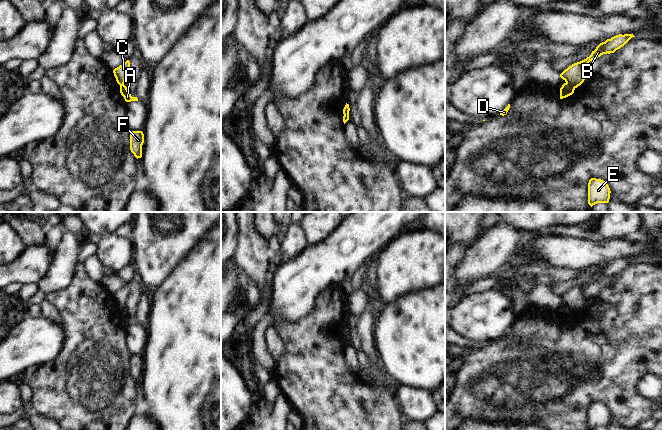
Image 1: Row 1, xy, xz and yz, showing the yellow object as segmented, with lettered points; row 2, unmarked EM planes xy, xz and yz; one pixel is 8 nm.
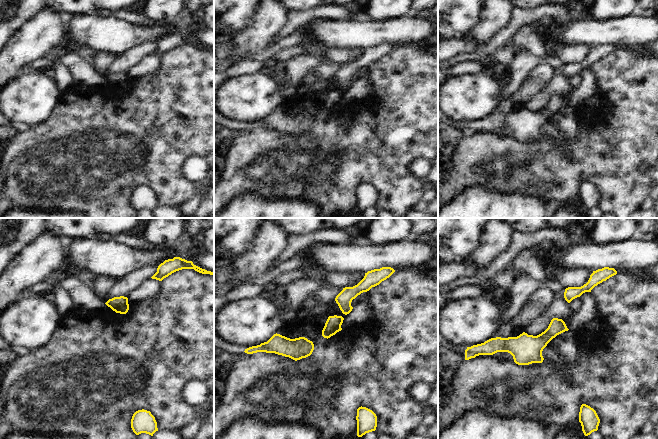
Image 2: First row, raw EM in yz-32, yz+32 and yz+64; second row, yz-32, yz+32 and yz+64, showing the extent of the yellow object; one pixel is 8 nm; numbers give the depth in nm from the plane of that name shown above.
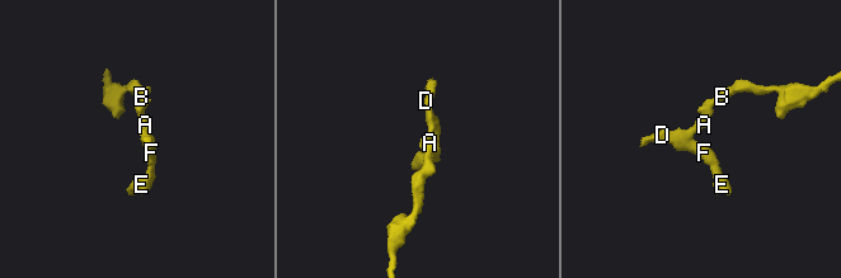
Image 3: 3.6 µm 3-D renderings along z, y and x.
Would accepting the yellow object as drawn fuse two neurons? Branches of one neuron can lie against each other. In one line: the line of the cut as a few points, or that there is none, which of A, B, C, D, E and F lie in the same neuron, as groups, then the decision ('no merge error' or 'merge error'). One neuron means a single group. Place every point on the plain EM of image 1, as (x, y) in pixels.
cut yz (566, 306), (574, 312); groups A D E F / B C; merge error

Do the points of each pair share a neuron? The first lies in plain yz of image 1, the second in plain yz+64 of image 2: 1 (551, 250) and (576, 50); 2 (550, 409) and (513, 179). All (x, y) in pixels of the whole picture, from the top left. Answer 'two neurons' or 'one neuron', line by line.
1: two neurons
2: one neuron

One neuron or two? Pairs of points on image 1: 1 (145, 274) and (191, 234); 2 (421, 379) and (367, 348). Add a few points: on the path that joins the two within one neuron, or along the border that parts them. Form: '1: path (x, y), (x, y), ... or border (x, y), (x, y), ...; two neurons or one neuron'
1: path (156, 264), (180, 240); one neuron
2: border (373, 331), (373, 341), (379, 360); two neurons

